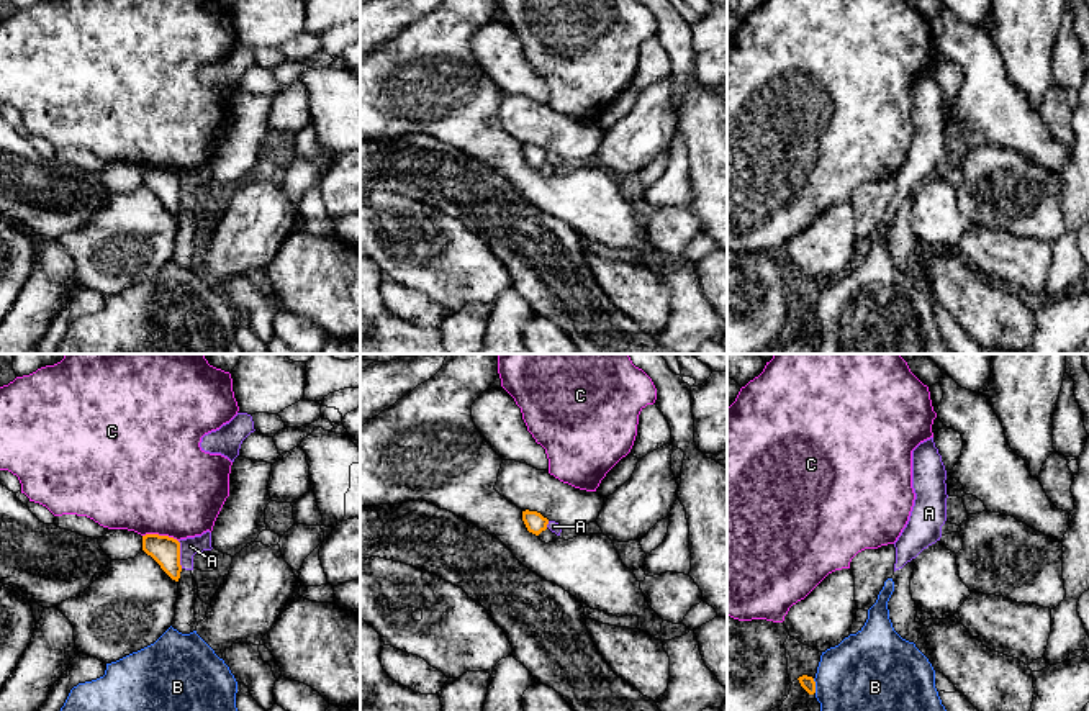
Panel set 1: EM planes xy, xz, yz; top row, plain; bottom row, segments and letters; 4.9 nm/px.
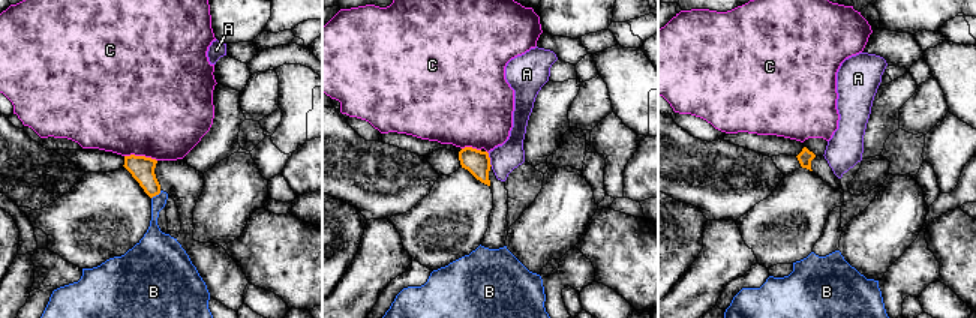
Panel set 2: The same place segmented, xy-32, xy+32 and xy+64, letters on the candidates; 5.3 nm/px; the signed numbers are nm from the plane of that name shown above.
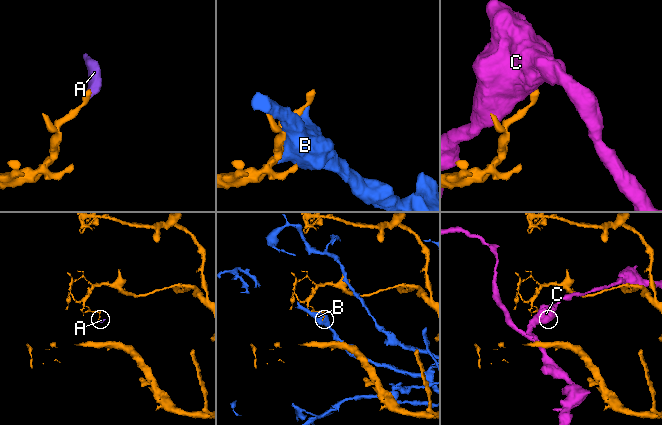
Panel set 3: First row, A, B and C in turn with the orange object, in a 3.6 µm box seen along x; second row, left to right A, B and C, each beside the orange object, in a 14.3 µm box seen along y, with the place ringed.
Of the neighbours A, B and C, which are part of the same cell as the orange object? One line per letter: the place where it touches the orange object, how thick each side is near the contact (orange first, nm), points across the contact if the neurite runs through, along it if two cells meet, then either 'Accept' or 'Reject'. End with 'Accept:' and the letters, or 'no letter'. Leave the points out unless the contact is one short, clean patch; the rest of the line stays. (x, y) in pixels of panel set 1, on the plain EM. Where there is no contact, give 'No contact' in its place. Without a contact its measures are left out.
A: Touches orange at xy (179, 187). Thickness 140 nm (orange) against 90 nm. Boundary: xy (177, 174), (182, 200). Reject
B: Touches orange at yz (814, 318). Thickness 70 nm (orange) against 480 nm. Reject
C: Touches orange at xy (161, 169). Thickness 140 nm (orange) against 480 nm. Reject
Accept: no letter

